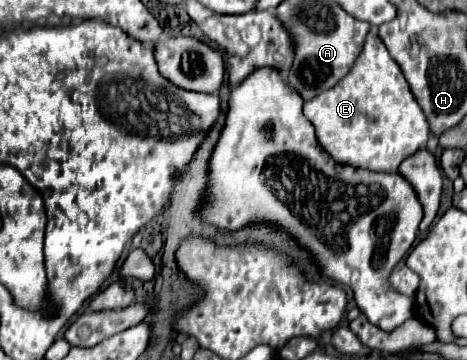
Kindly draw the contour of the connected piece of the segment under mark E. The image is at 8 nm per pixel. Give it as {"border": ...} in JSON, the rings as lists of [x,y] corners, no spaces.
{"border":[[[372,27],[366,35],[364,47],[354,61],[352,69],[340,83],[336,83],[332,89],[316,95],[314,99],[304,103],[304,117],[314,125],[318,143],[324,147],[324,151],[338,163],[350,163],[352,167],[362,167],[370,171],[396,171],[402,159],[408,155],[420,151],[426,147],[428,141],[428,123],[418,107],[408,81],[404,79],[398,63],[388,55],[382,39],[378,37],[378,29]]]}

